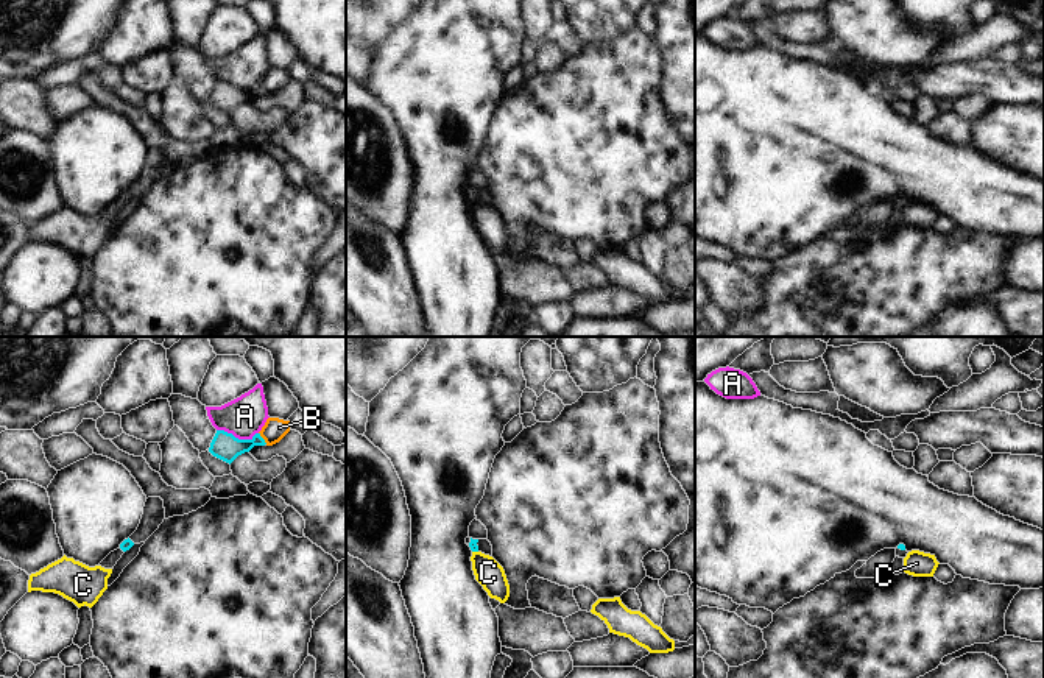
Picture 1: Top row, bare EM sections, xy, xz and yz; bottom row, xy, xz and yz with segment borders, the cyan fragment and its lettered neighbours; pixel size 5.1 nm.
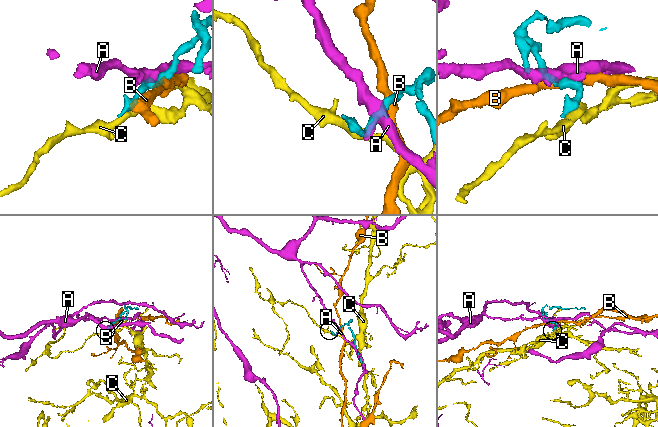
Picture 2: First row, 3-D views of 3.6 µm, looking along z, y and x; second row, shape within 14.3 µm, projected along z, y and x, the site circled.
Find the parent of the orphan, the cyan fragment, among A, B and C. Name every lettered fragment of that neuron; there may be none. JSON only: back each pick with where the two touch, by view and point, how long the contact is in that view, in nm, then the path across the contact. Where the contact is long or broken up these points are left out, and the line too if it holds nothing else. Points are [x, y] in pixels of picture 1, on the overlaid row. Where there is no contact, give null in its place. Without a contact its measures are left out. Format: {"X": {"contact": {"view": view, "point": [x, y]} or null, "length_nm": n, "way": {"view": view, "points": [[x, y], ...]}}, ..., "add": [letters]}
{"add": []}

